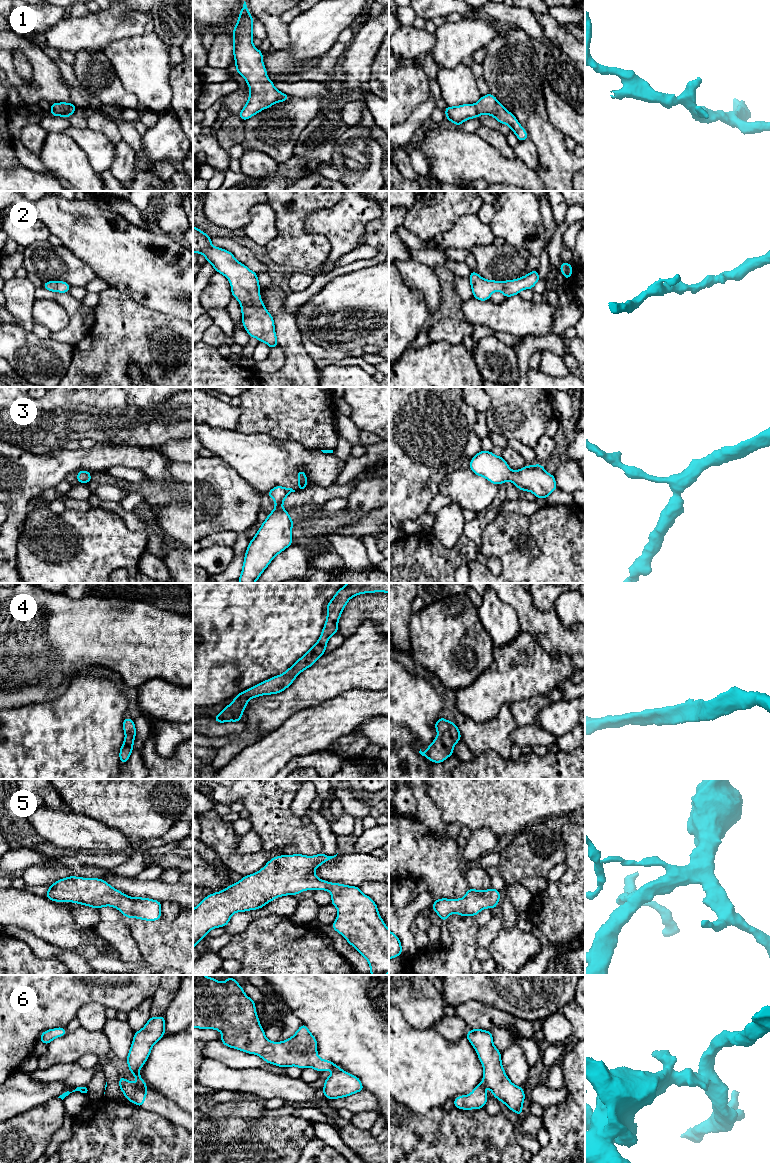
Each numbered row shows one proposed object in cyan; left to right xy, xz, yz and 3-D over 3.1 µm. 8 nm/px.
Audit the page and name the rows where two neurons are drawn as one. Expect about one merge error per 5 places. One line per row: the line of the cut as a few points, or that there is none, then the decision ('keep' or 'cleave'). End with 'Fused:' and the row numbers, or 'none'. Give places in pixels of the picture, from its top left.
1: no cut; keep
2: no cut; keep
3: no cut; keep
4: no cut; keep
5: no cut; keep
6: cut in xy along (138, 1081), (146, 1086); cleave
Fused: 6

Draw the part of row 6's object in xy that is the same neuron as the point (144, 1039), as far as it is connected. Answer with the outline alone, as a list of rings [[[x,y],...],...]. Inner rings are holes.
[[[164,1016],[150,1017],[146,1025],[134,1033],[132,1045],[126,1060],[132,1075],[135,1076],[142,1085],[146,1085],[146,1083],[139,1074],[139,1070],[147,1061],[153,1045],[156,1044],[164,1034]]]

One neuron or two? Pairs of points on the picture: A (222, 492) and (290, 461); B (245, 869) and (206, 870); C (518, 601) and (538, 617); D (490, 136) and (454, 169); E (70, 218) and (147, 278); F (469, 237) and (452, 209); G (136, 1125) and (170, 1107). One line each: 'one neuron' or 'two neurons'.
A: two neurons
B: two neurons
C: one neuron
D: two neurons
E: one neuron
F: two neurons
G: two neurons

